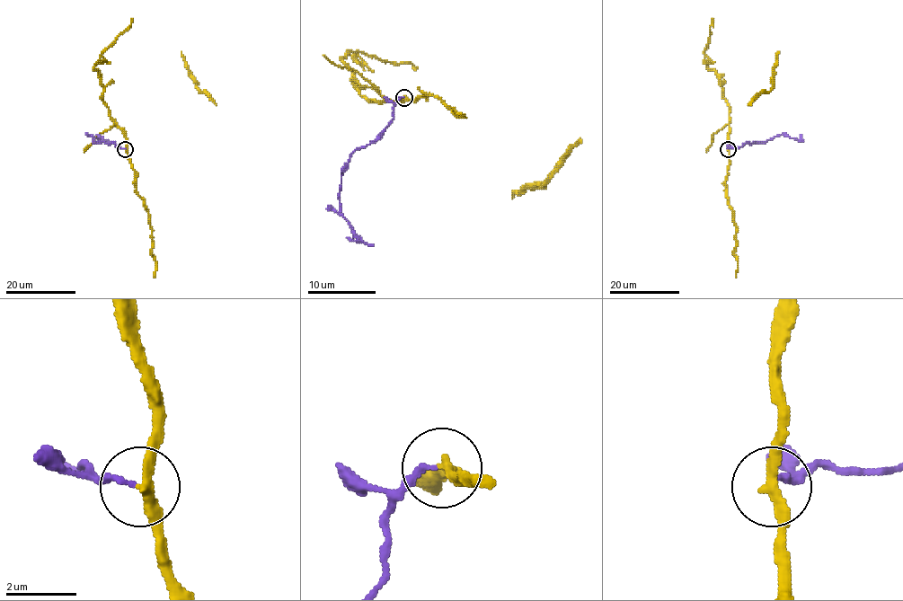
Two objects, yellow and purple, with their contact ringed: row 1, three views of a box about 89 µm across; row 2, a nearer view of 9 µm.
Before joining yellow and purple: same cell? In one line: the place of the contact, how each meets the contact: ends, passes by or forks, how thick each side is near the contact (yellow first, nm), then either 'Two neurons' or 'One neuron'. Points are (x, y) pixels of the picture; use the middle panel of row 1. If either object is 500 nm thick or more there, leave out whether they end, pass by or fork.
Place: (404, 98). At the ring yellow passes by. At the ring purple ends. Thickness 280 nm (yellow) against 140 nm. Two neurons

